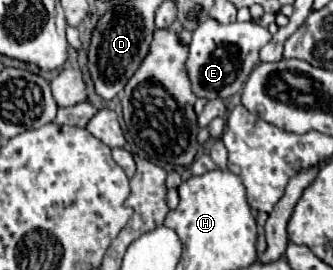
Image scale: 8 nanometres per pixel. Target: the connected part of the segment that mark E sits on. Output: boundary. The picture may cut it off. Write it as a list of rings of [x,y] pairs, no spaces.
[[[206,19],[192,35],[192,43],[188,47],[186,71],[196,97],[202,99],[228,99],[240,91],[246,83],[250,71],[256,67],[258,51],[270,41],[270,33],[266,27],[260,27],[252,21],[248,23],[228,23],[220,25],[214,19]]]

